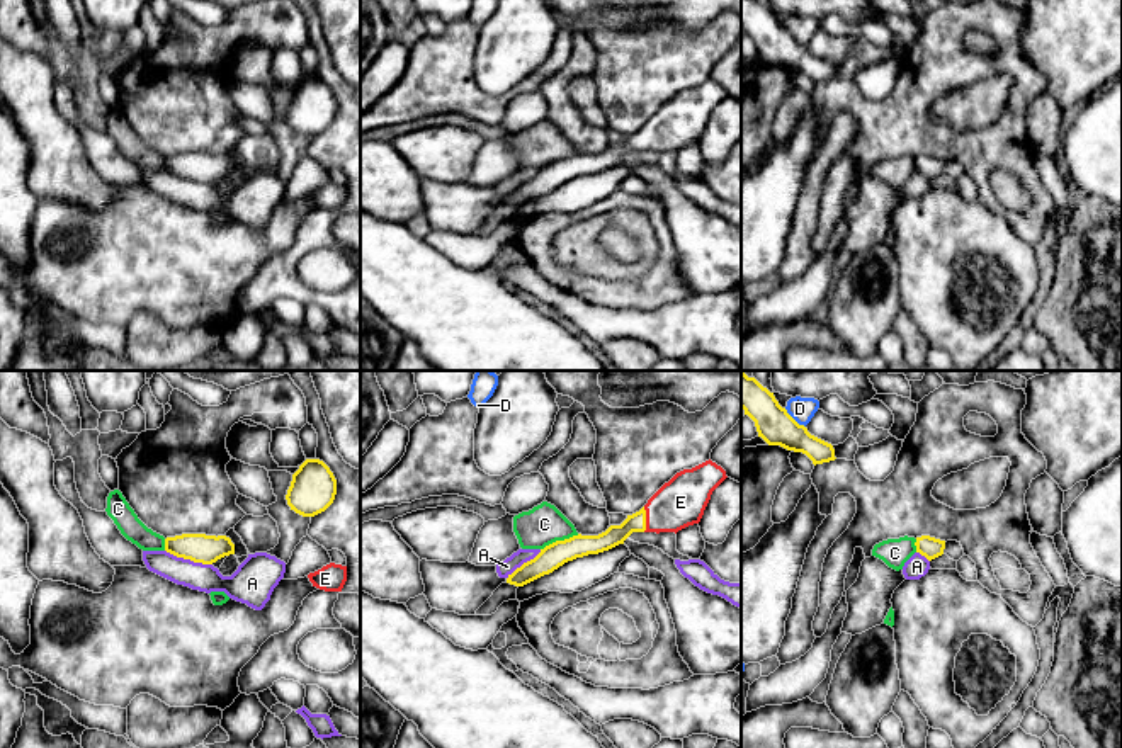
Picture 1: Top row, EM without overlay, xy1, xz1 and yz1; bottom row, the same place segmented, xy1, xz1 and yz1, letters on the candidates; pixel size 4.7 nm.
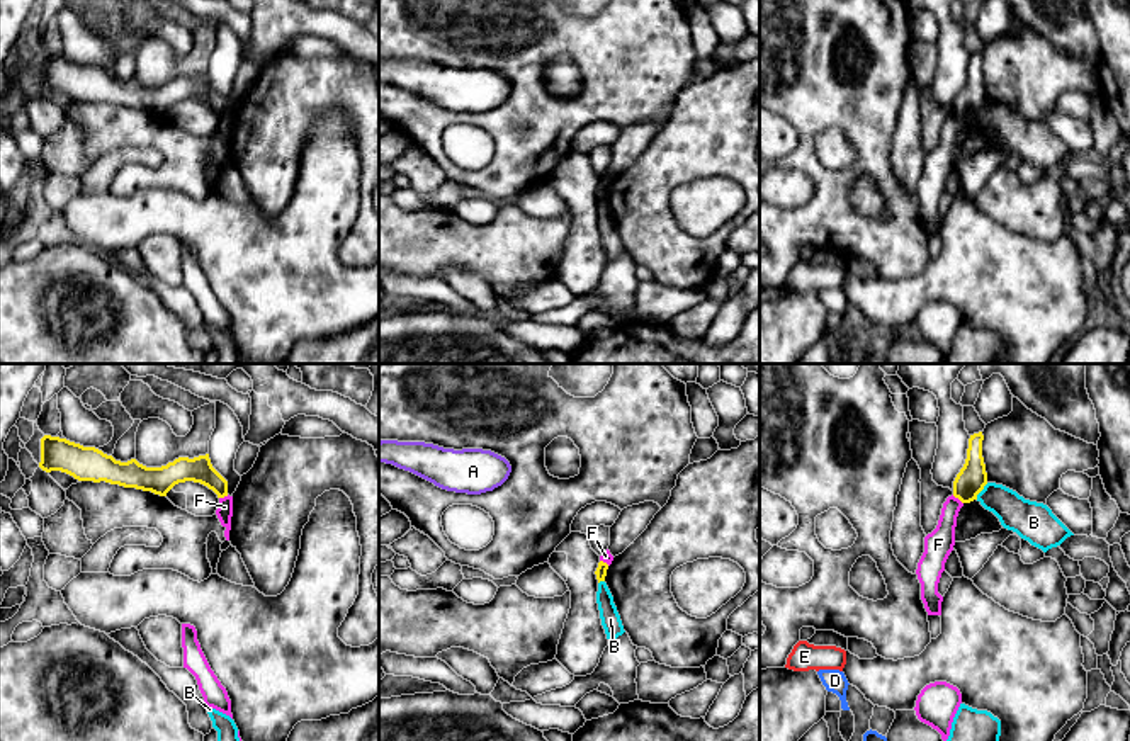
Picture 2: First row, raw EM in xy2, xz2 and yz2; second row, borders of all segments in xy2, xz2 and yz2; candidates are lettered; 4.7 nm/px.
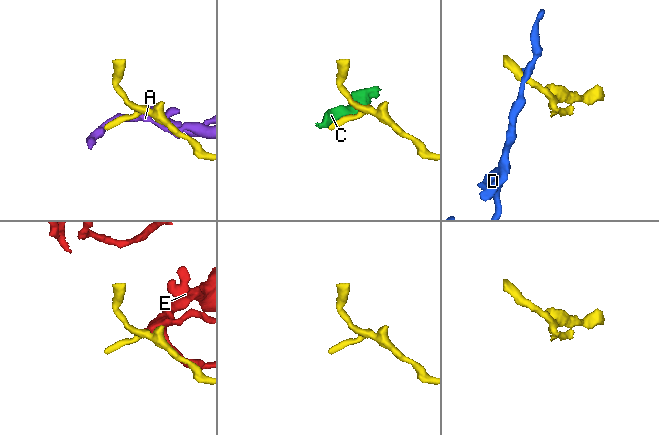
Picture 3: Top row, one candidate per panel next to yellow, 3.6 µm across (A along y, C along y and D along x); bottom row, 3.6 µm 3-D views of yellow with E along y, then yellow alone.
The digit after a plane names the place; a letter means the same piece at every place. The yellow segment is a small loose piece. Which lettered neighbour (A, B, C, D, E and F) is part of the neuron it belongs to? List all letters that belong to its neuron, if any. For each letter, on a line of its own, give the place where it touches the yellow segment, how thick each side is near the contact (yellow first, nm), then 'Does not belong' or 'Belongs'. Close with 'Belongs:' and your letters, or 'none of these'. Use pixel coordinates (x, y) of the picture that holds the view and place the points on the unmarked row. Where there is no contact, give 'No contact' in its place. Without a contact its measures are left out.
A: Touches yellow at xy1 (189, 177). Thickness 140 nm (yellow) against 130 nm. Does not belong
B: Touches yellow at yz2 (981, 109). Thickness 140 nm (yellow) against 170 nm. Does not belong
C: Touches yellow at xz1 (560, 160). Thickness 120 nm (yellow) against 190 nm. Does not belong
D: Touches yellow at yz1 (793, 38). Thickness 170 nm (yellow) against 110 nm. Does not belong
E: Touches yellow at xz1 (645, 138). Thickness 100 nm (yellow) against 240 nm. Belongs
F: Touches yellow at yz2 (957, 116). Thickness 140 nm (yellow) against 140 nm. Does not belong
Belongs: E

